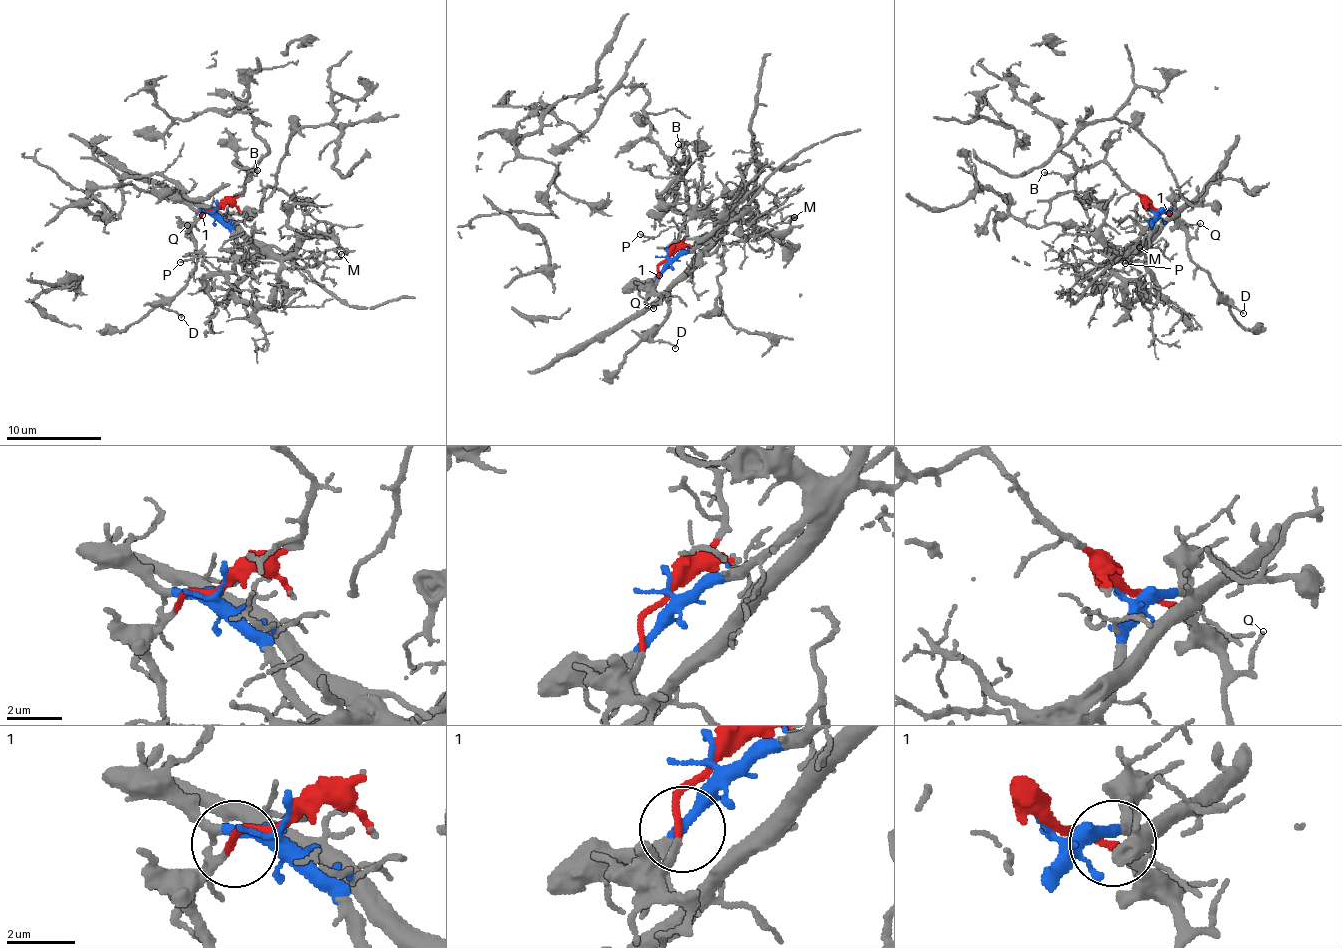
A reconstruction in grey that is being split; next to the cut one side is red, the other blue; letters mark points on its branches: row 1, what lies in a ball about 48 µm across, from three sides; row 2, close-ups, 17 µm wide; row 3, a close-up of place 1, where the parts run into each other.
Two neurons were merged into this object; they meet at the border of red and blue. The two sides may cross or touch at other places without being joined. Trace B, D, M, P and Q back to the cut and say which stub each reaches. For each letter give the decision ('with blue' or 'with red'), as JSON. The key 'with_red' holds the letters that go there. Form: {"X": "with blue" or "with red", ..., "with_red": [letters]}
{"B": "with red", "D": "with red", "M": "with blue", "P": "with blue", "Q": "with red", "with_red": ["B", "D", "Q"]}

